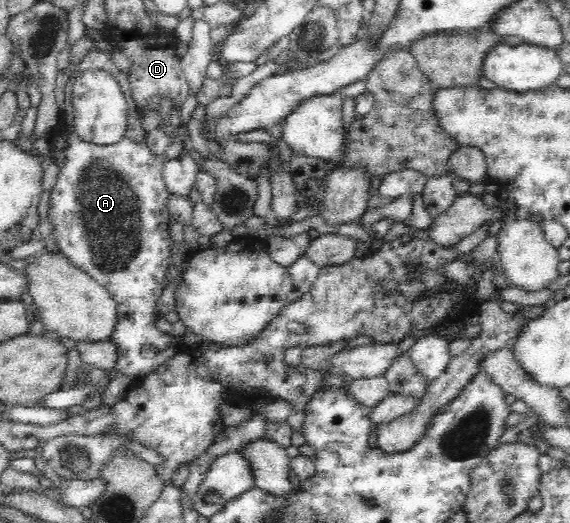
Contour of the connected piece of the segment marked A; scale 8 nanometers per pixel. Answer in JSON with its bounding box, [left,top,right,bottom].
[44,49,183,410]

